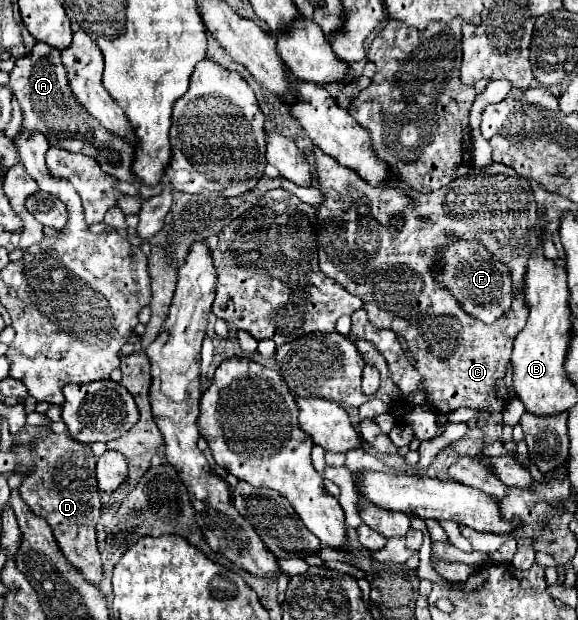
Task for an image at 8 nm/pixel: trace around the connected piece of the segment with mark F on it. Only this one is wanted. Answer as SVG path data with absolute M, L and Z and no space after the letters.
M447 234L449 244L445 244L445 250L441 250L441 274L437 274L437 282L445 286L457 302L461 302L461 308L467 314L473 314L473 318L483 320L485 324L493 324L505 310L509 310L509 304L513 304L513 282L509 278L509 268L503 262L495 262L489 254L489 250L481 242L461 240L455 234Z

